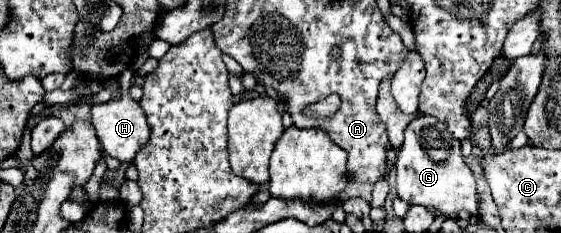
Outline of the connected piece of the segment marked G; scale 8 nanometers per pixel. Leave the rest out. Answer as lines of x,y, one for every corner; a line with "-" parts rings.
419,114
405,128
405,142
397,152
397,192
409,204
429,204
437,214
457,214
461,208
479,212
473,172
461,158
461,142
451,138
445,122

